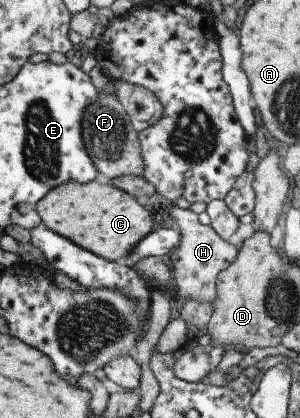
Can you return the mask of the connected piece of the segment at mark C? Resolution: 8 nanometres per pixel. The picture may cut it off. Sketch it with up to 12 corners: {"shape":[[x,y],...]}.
{"shape":[[95,180],[49,189],[49,231],[112,262],[153,227],[142,202]]}

